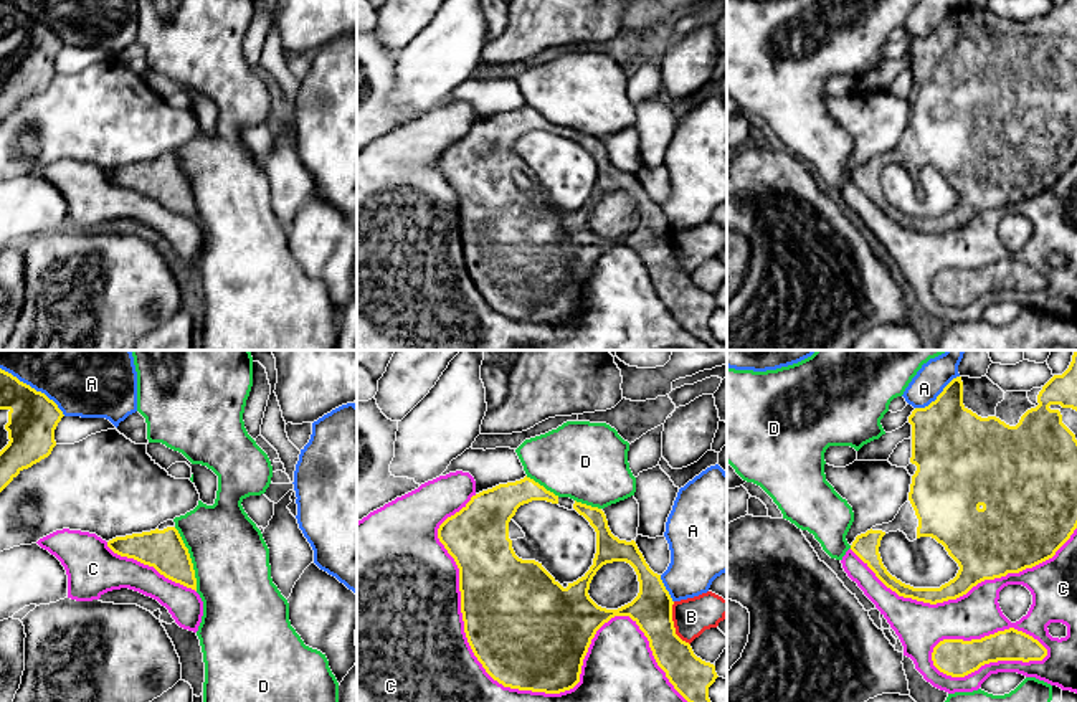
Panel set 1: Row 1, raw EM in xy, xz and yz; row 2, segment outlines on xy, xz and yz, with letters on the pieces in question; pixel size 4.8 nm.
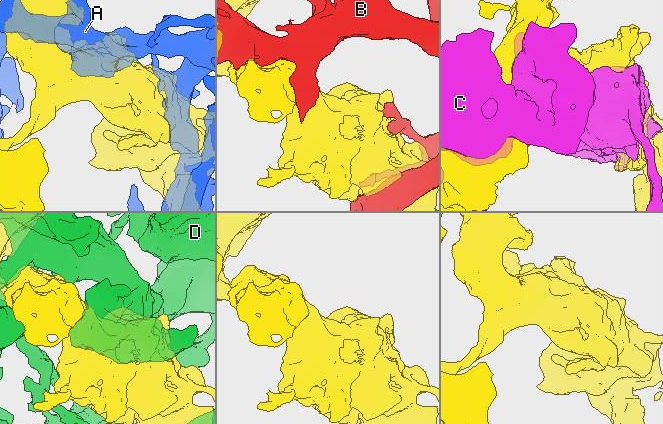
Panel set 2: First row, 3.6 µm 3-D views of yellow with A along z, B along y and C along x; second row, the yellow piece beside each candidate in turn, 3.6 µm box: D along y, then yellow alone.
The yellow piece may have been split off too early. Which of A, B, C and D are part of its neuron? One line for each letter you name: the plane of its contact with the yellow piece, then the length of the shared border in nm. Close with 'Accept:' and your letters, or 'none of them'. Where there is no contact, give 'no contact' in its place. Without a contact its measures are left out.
Accept: none of them

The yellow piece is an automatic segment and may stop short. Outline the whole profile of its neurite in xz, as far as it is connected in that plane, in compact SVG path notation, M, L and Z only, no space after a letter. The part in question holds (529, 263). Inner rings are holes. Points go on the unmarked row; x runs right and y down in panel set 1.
M530 107L499 114L471 127L454 145L438 159L438 168L459 198L461 243L467 273L486 302L504 317L560 324L580 312L583 289L596 261L614 246L629 246L649 271L657 296L674 319L695 339L714 350L727 350L709 329L709 317L719 307L715 296L697 287L689 273L676 264L672 228L661 205L646 193L634 170L614 167L601 139L558 127ZM532 130L547 130L583 145L596 162L596 183L590 200L573 213L560 215L535 190L515 185L512 172L525 164L512 150L517 139ZM613 192L629 193L639 211L638 226L618 238L598 236L588 225L596 202Z

